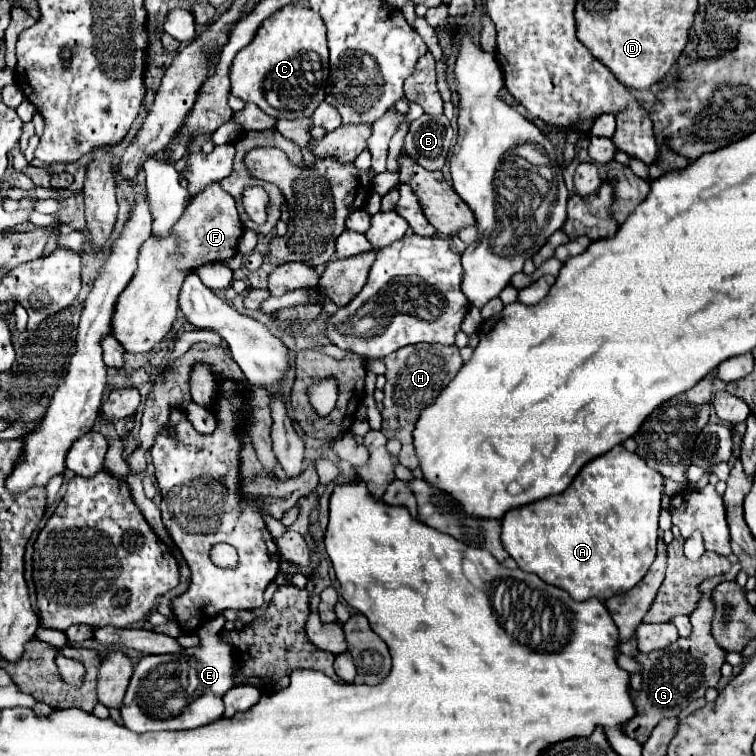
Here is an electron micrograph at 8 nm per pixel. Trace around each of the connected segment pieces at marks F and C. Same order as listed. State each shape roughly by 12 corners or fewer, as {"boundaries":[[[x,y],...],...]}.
{"boundaries":[[[208,185],[146,239],[112,335],[146,353],[172,329],[184,273],[236,253],[234,199]],[[296,3],[234,57],[232,93],[310,117],[328,81],[326,25]]]}

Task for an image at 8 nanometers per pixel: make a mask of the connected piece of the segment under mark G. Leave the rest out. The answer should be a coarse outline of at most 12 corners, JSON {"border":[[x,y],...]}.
{"border":[[740,565],[700,583],[692,635],[638,653],[642,689],[622,733],[644,743],[662,719],[720,681],[724,651],[710,635],[712,589]]}

